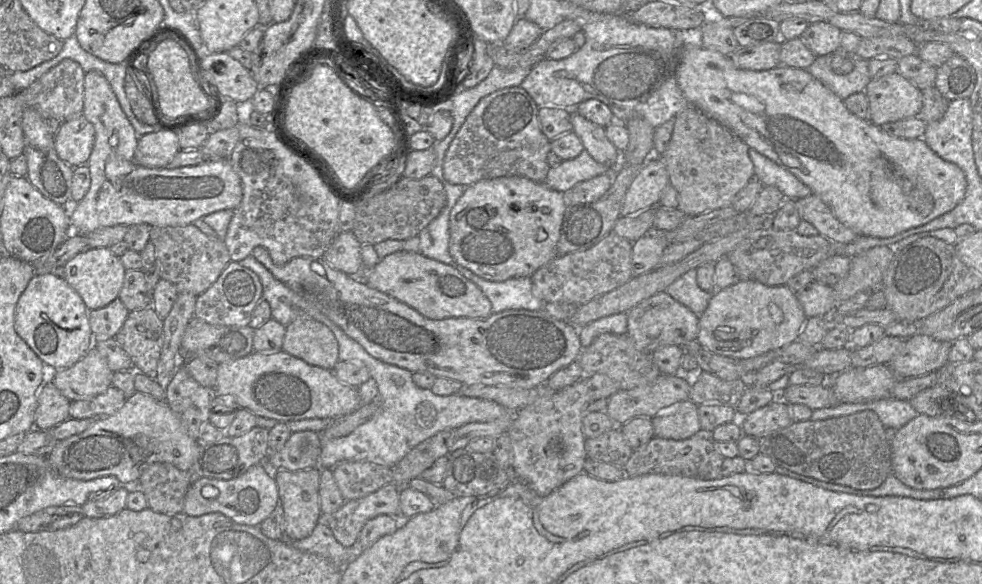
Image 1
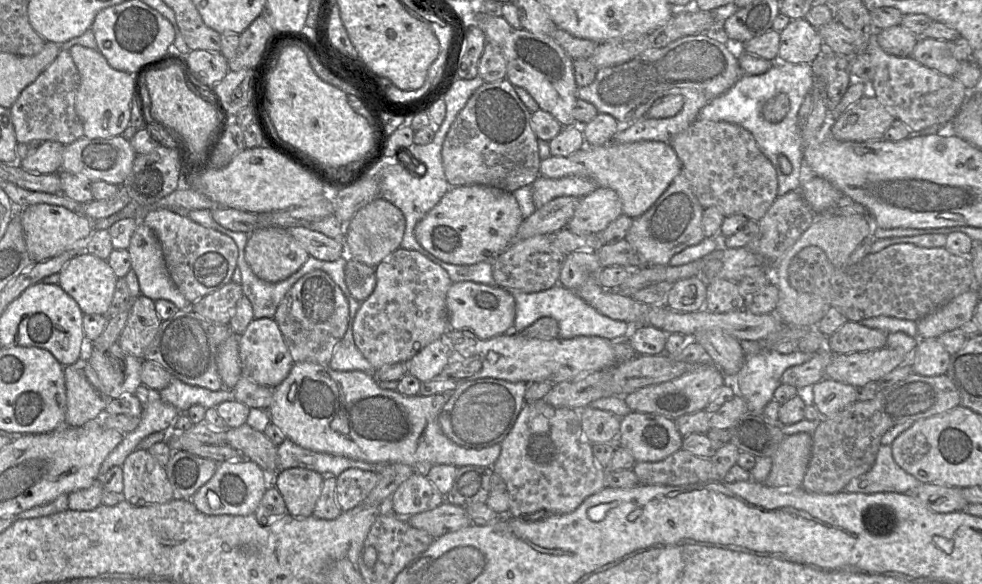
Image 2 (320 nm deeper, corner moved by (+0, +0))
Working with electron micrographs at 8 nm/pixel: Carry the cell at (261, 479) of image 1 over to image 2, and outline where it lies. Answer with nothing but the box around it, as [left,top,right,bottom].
[191,459,272,514]

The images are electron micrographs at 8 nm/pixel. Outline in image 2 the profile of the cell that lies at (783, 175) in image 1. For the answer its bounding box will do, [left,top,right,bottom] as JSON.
[697,59,814,196]

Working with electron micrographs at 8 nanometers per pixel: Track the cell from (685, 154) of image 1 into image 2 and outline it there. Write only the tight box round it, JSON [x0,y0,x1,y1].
[624,171,705,266]

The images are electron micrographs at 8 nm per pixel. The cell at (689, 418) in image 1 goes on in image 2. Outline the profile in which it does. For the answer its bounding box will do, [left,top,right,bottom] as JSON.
[616,411,682,462]

